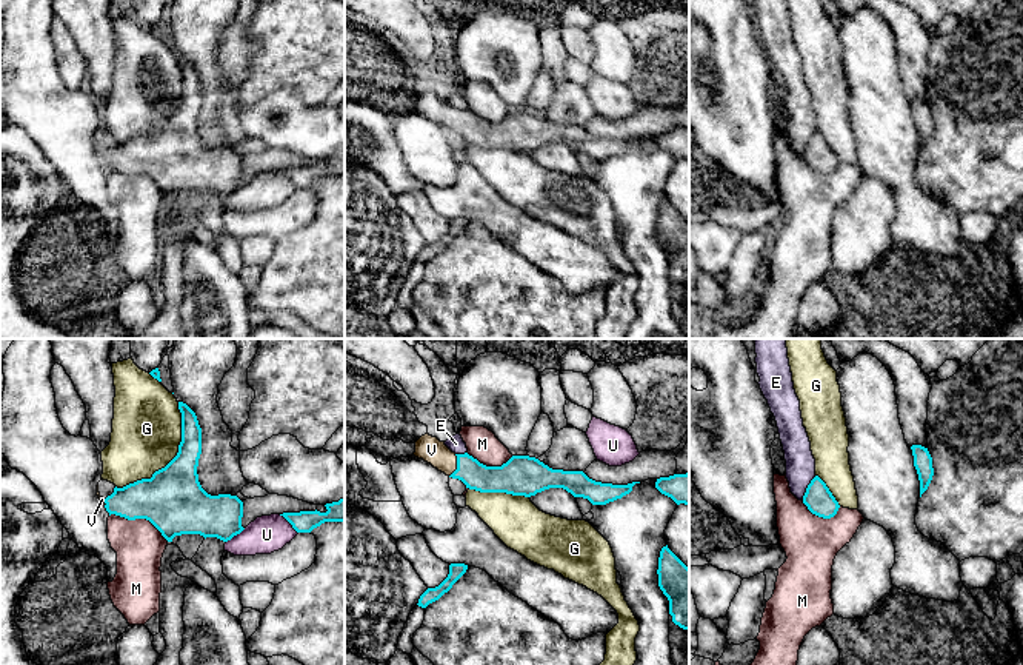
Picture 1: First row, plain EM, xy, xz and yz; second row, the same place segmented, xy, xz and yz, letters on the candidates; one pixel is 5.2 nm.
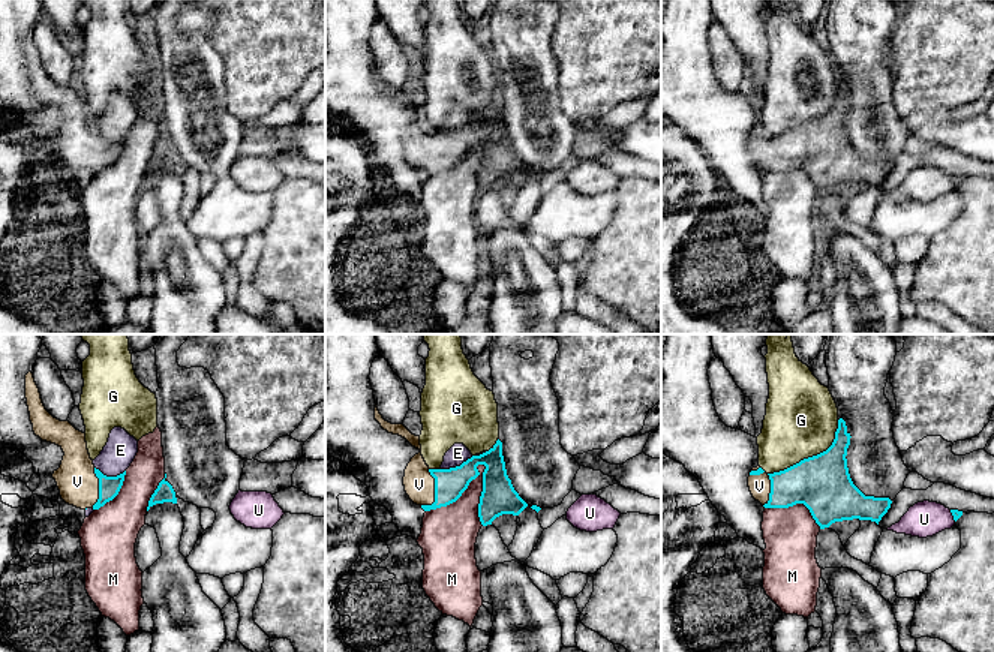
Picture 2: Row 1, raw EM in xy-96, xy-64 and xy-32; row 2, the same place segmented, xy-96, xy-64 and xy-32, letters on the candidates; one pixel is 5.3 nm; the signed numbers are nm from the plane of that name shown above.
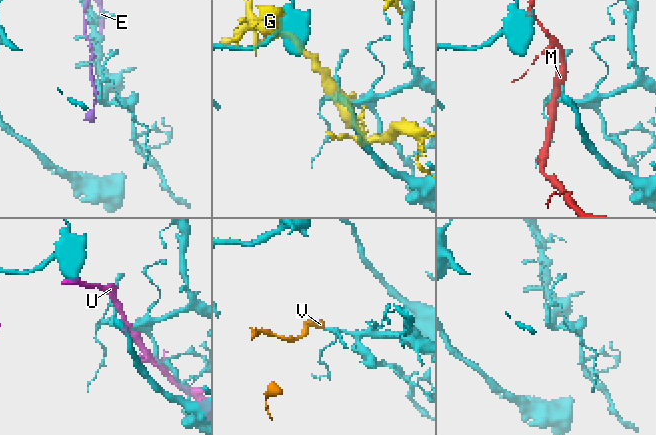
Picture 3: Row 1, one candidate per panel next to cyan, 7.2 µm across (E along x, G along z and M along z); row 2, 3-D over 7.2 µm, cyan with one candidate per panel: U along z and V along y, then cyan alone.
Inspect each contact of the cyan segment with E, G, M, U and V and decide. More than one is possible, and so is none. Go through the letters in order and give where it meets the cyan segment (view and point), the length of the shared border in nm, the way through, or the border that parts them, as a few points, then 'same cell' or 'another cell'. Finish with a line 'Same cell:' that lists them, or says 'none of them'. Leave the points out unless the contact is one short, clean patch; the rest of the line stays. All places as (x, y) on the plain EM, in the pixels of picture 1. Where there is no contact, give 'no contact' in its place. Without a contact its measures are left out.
E: meets cyan in yz at (806, 143); contact 150 nm long; another cell
G: meets cyan in xy at (173, 114); contact 550 nm long; another cell
M: meets cyan in xy at (139, 173); contact 340 nm long; another cell
U: meets cyan in xy at (289, 177); contact 140 nm long; another cell
V: meets cyan in xz at (457, 120); contact 120 nm long; runs through xz (476, 131), (457, 120), (446, 117), (431, 105); same cell
Same cell: V

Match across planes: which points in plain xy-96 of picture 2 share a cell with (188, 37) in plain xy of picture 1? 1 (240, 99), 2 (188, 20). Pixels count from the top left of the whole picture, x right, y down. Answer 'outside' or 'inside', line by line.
1: outside
2: outside

